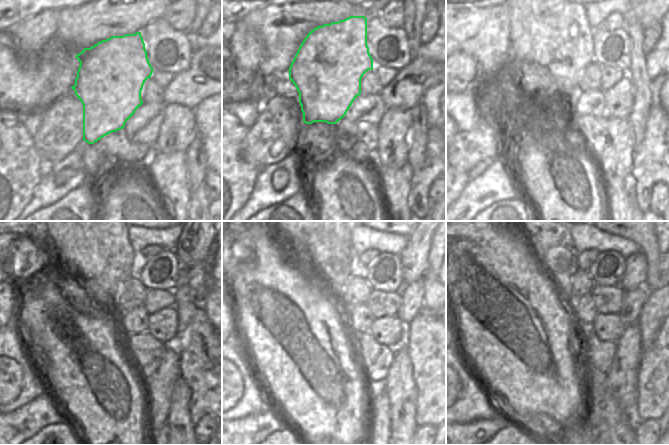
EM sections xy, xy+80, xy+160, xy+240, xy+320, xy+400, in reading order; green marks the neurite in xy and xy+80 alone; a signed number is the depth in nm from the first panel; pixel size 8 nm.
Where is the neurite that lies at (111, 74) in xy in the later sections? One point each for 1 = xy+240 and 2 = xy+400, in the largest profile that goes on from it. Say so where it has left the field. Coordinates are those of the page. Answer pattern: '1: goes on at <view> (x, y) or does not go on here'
1: goes on at xy+240 (90, 241)
2: goes on at xy+400 (538, 241)

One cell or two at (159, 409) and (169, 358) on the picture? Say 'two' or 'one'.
one

